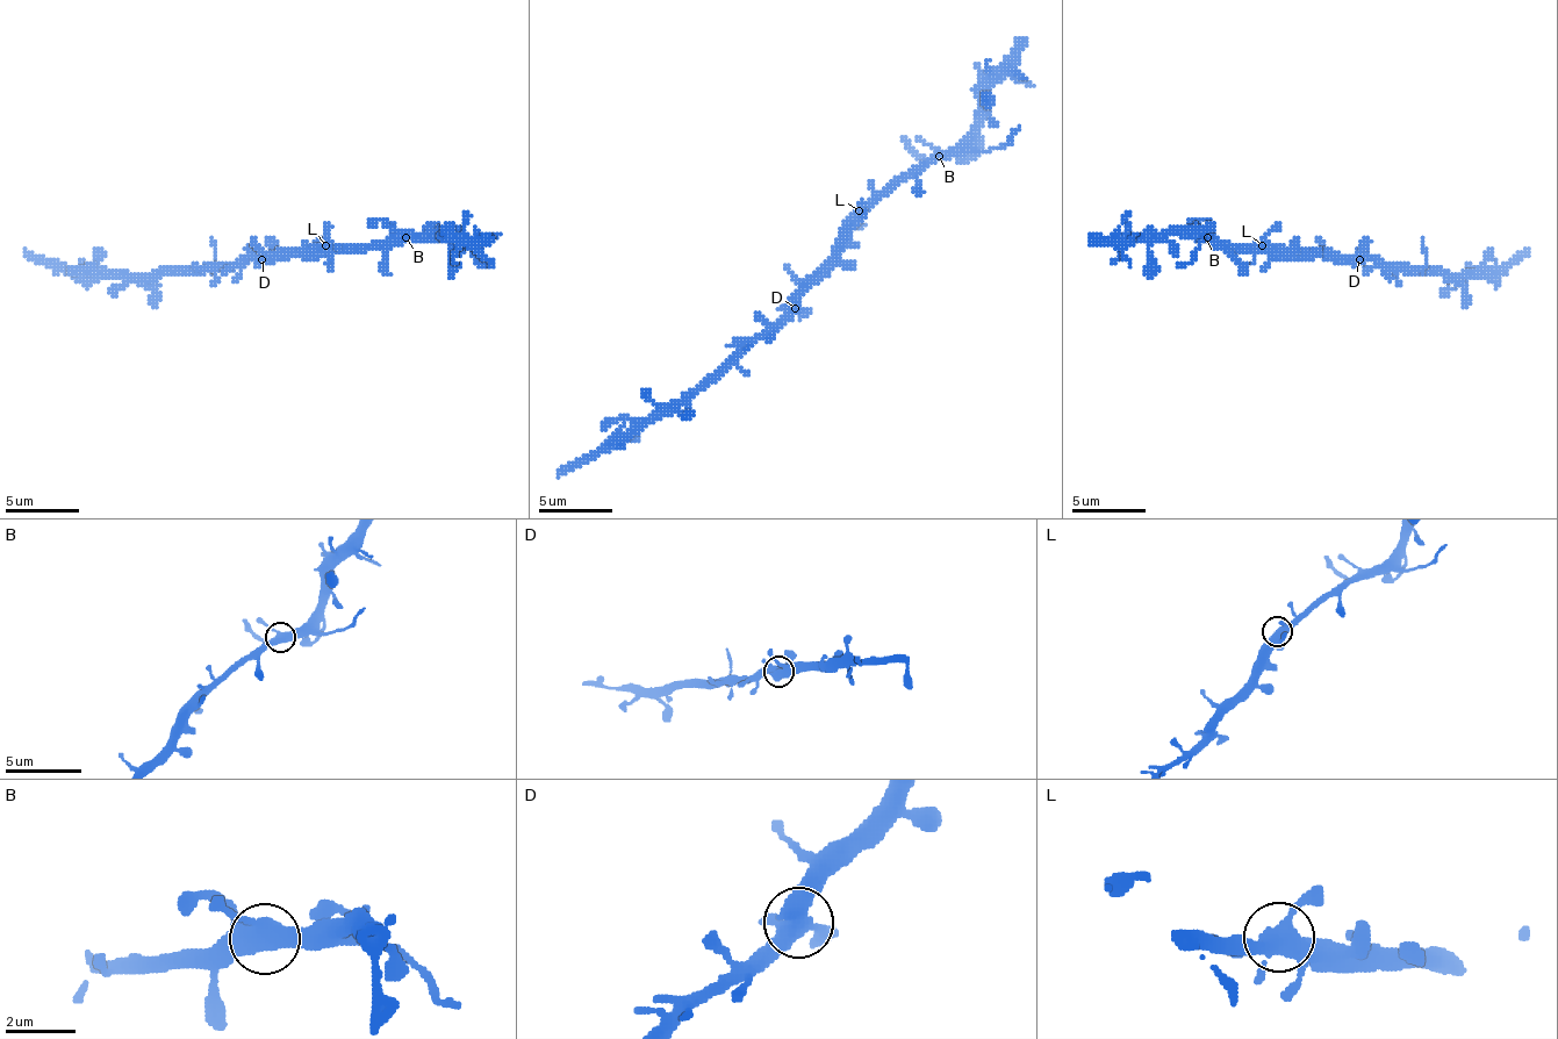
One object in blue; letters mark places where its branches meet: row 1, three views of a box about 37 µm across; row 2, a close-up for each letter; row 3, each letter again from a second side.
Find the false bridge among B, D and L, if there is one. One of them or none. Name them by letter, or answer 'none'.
none

